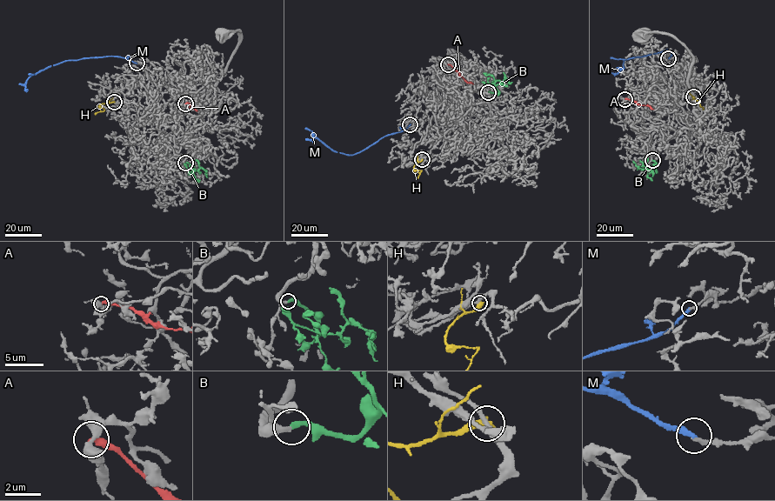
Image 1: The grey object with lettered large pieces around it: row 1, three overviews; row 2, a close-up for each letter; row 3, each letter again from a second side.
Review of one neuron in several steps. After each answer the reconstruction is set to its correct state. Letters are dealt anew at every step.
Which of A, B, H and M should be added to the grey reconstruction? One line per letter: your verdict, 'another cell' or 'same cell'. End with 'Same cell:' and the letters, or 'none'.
A: another cell
B: same cell
H: another cell
M: another cell
Same cell: B

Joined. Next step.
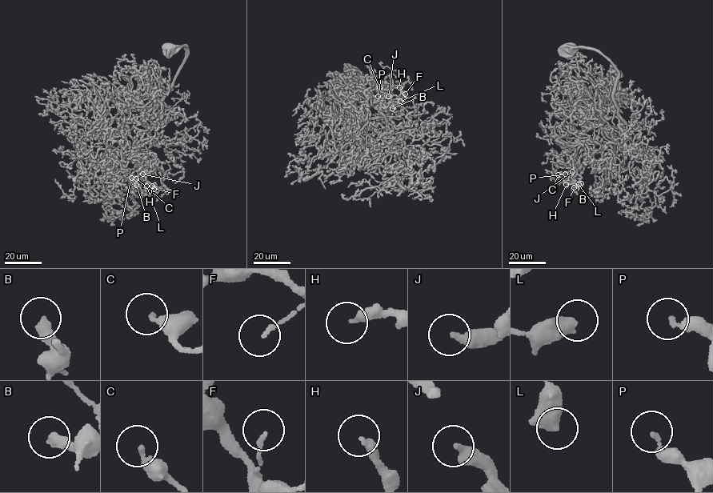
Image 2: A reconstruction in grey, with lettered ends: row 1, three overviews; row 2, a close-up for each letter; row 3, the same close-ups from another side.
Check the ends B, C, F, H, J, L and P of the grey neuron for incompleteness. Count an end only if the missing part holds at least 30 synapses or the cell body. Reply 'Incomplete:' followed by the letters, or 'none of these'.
Incomplete: none of these

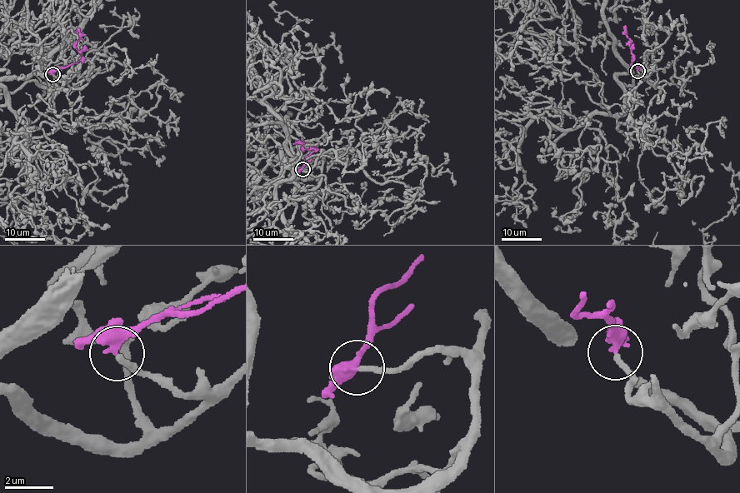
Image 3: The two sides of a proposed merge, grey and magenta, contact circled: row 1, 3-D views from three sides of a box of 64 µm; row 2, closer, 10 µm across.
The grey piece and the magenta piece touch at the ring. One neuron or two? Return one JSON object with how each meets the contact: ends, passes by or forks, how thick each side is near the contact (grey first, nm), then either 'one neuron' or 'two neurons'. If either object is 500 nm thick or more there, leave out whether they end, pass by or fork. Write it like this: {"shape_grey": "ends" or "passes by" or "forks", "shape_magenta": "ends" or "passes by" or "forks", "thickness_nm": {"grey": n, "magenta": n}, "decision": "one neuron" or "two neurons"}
{"shape_grey": "ends", "shape_magenta": "passes by", "thickness_nm": {"grey": 240, "magenta": 340}, "decision": "one neuron"}

